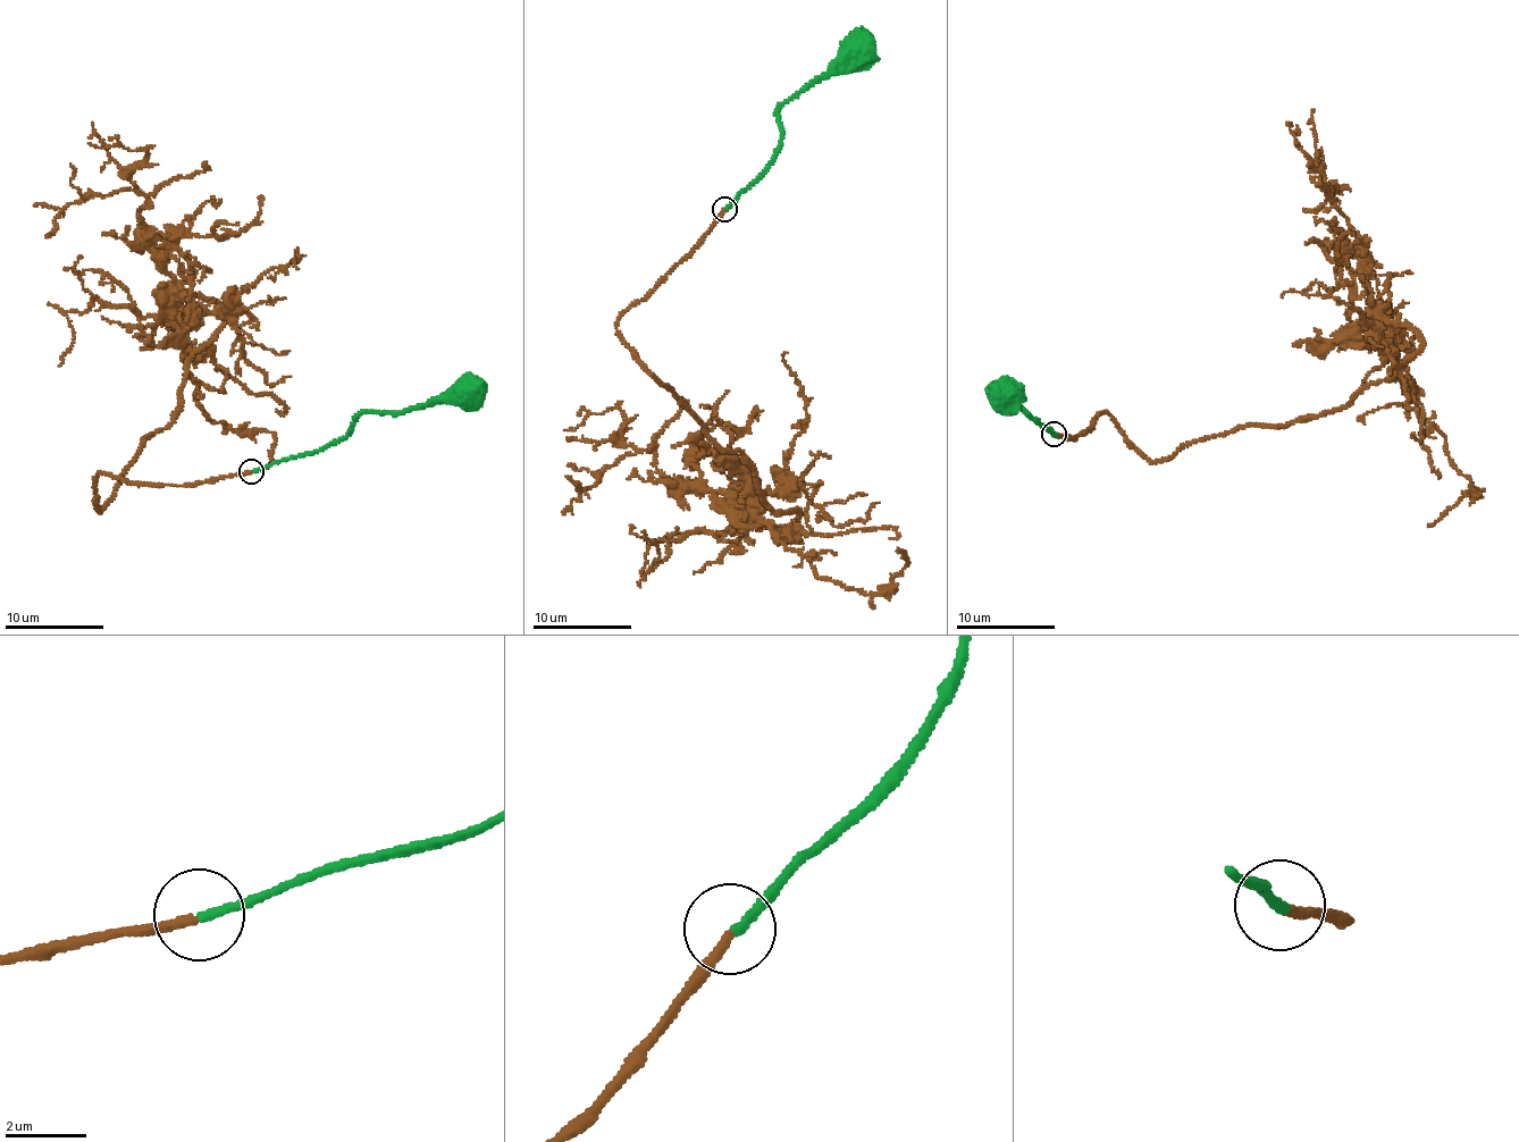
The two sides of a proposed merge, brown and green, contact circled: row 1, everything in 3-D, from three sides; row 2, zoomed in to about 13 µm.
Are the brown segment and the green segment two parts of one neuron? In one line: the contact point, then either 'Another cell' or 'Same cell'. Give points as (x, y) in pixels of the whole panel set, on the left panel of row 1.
Place: (251, 471). Same cell

